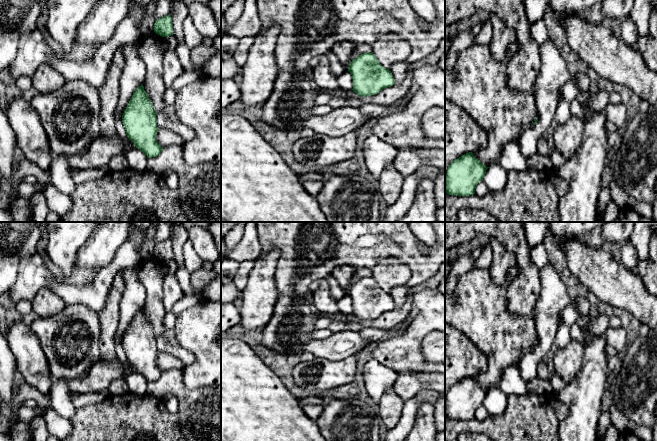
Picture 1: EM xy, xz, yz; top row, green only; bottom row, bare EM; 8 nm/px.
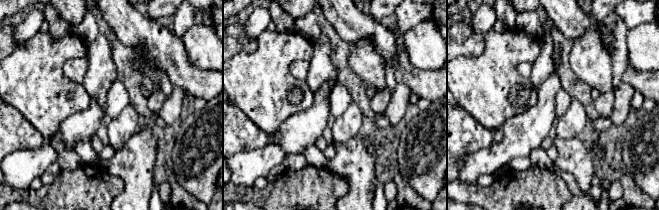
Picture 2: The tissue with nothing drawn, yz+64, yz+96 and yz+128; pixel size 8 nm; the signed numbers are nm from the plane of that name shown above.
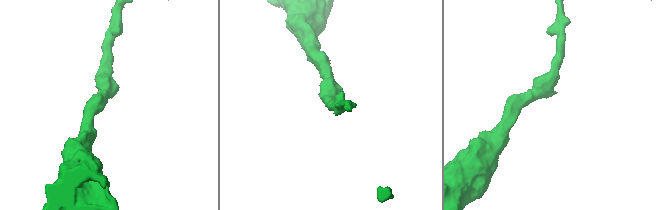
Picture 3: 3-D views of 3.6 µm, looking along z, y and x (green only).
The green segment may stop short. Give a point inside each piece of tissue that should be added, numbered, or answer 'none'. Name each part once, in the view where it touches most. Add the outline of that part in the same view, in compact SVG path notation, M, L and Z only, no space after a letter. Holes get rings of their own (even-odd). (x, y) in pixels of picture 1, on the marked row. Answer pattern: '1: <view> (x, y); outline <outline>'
none

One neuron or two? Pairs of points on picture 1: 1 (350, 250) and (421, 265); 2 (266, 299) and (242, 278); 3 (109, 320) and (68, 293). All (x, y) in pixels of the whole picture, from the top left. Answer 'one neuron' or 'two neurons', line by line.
1: one neuron
2: two neurons
3: two neurons

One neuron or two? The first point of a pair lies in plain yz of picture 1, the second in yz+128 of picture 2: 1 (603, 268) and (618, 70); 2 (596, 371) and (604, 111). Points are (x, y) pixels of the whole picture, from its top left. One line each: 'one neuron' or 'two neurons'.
1: two neurons
2: two neurons

